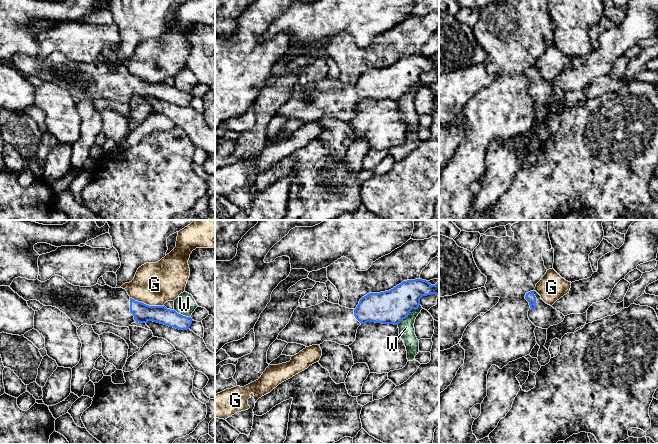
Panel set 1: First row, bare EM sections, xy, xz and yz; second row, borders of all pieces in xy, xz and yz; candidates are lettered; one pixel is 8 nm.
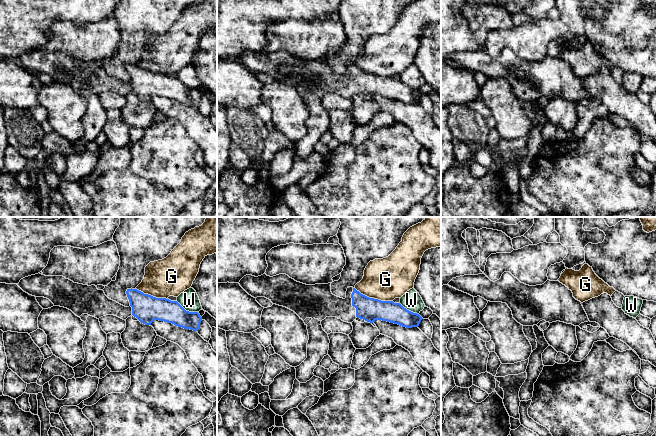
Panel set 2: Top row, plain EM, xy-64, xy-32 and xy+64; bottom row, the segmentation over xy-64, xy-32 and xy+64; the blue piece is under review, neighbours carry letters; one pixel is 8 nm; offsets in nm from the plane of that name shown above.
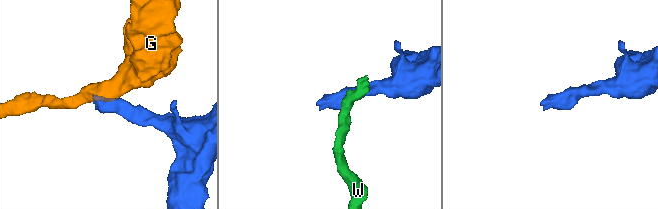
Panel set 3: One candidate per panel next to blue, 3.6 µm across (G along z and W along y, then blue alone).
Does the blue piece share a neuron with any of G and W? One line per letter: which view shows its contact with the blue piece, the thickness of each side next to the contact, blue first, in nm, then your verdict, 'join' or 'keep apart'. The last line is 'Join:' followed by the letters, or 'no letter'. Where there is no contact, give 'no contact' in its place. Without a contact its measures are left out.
G: meets blue in xy; 150 nm thick on the blue side, 340 nm on the other; keep apart
W: meets blue in xz; 280 nm thick on the blue side, 130 nm on the other; keep apart
Join: no letter

